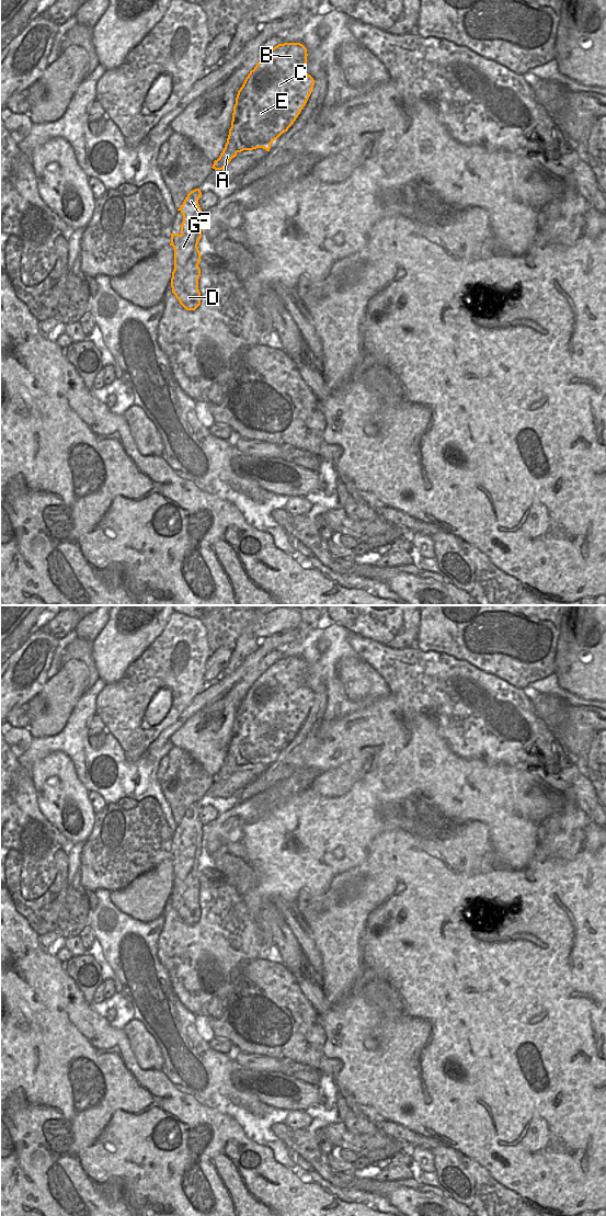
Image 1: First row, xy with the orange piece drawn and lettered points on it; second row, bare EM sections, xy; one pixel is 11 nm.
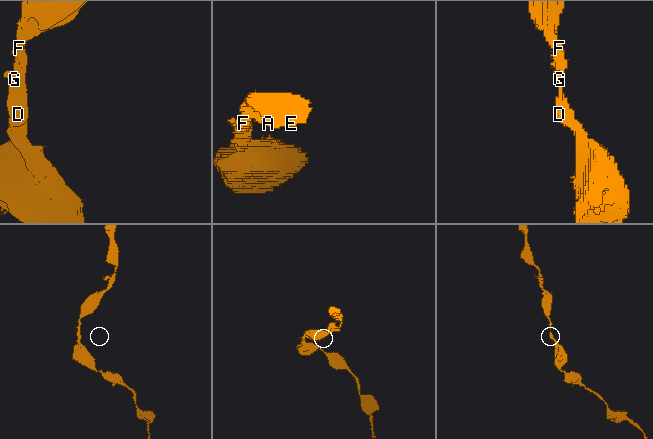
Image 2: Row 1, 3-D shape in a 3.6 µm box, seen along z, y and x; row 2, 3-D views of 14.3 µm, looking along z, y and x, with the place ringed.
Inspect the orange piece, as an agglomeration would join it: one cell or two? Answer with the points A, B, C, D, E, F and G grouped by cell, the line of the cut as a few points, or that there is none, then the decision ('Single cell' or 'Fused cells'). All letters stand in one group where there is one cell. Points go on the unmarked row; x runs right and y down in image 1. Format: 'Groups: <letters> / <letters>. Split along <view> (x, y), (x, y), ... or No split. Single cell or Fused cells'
Groups: A B C D E F G. No split. Single cell.

